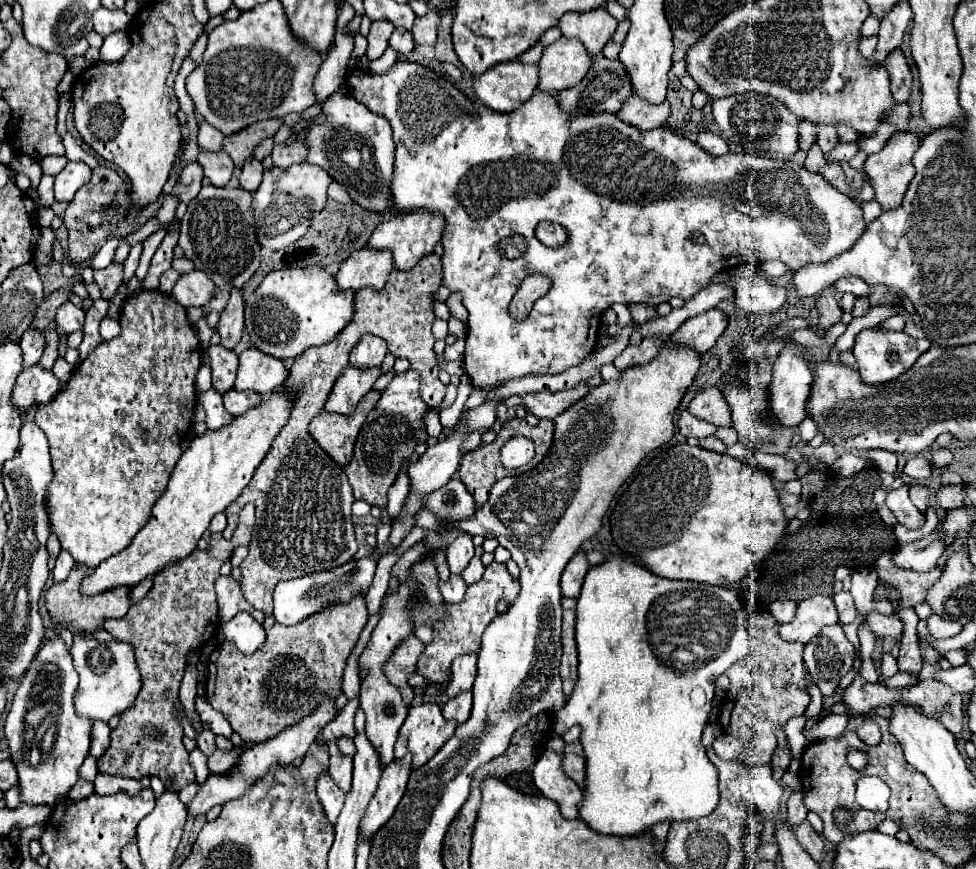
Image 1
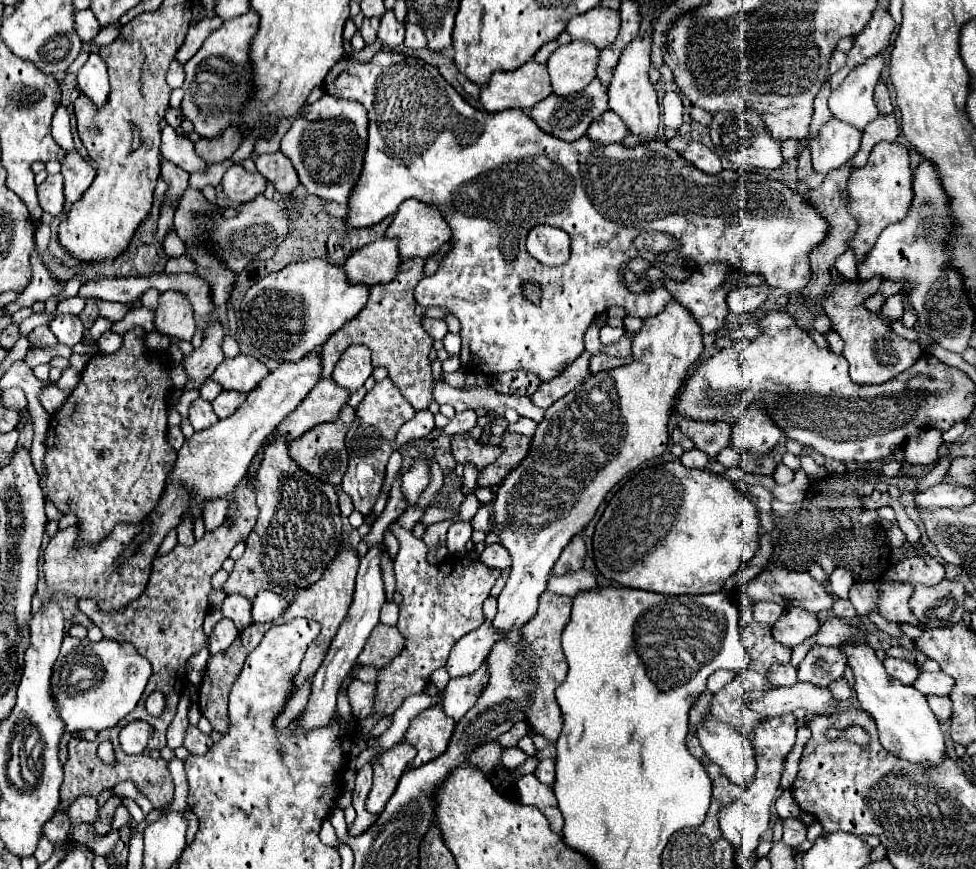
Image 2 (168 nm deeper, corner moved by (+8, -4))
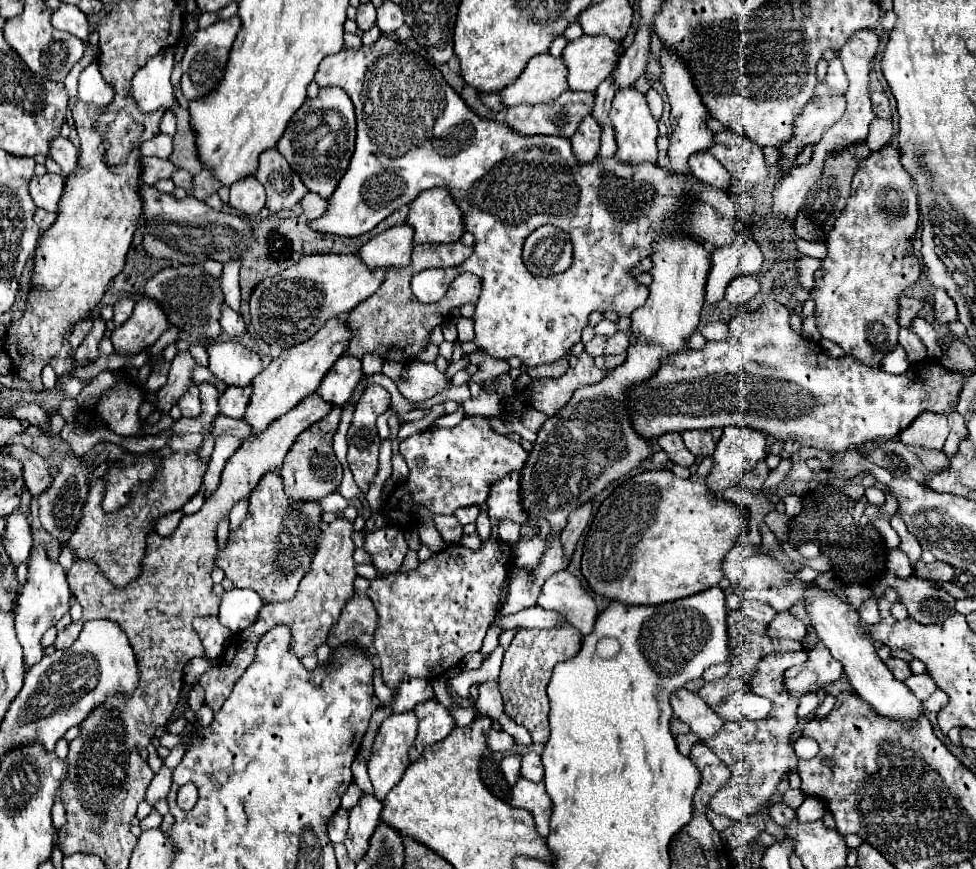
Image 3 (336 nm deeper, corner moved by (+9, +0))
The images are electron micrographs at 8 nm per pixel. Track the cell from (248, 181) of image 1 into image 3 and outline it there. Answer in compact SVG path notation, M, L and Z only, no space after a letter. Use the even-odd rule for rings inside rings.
M248 177L246 181L238 181L238 185L230 187L230 205L242 215L258 215L264 201L266 193L256 177Z

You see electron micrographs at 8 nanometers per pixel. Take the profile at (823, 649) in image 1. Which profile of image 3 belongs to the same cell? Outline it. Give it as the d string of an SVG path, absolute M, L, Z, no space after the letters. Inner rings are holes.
M818 641L808 651L806 663L790 667L786 671L786 687L790 689L790 693L794 693L794 697L802 697L810 691L822 689L826 683L840 679L840 675L842 675L842 663L836 661L826 649L826 645Z

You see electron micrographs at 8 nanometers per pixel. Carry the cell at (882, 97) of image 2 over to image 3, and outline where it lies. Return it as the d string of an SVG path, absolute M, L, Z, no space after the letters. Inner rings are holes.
M878 91L878 93L870 93L870 99L872 99L872 111L876 117L882 117L882 119L890 119L890 103L888 103L888 97L884 91Z

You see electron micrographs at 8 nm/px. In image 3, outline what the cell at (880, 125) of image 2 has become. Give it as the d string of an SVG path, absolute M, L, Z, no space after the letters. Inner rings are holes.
M876 117L870 123L870 133L868 133L866 143L872 151L876 151L876 149L882 149L886 143L890 143L890 137L892 137L892 121Z

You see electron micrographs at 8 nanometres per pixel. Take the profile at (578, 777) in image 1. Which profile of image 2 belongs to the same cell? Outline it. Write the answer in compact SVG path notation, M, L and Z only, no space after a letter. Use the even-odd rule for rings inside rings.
M541 759L535 775L539 777L539 781L553 785L555 783L555 759Z

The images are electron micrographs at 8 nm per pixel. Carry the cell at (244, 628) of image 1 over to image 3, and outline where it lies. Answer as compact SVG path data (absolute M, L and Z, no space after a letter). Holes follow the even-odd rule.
M200 617L194 621L194 629L200 635L204 653L208 657L218 657L224 651L224 647L230 643L230 637L232 637L230 629L226 629L218 621L218 617Z

